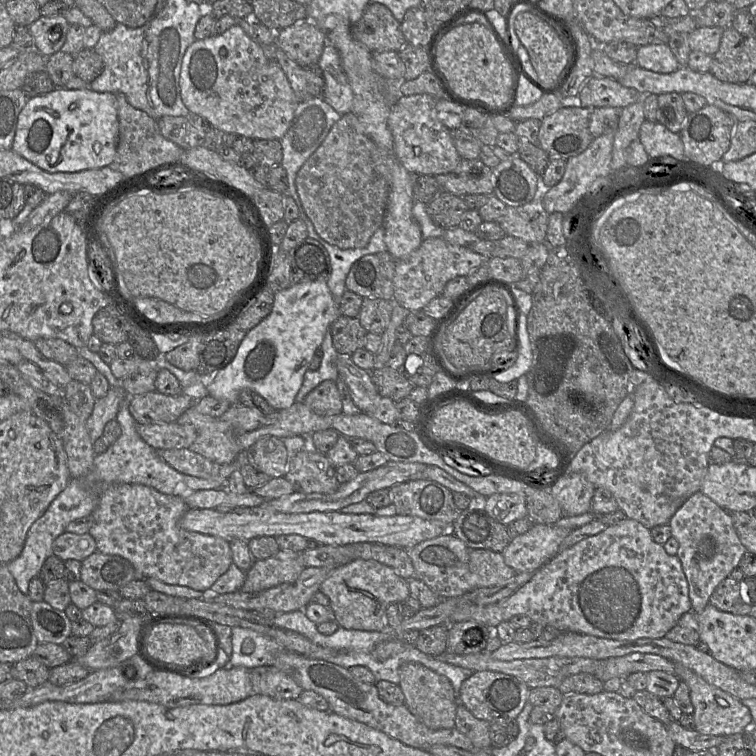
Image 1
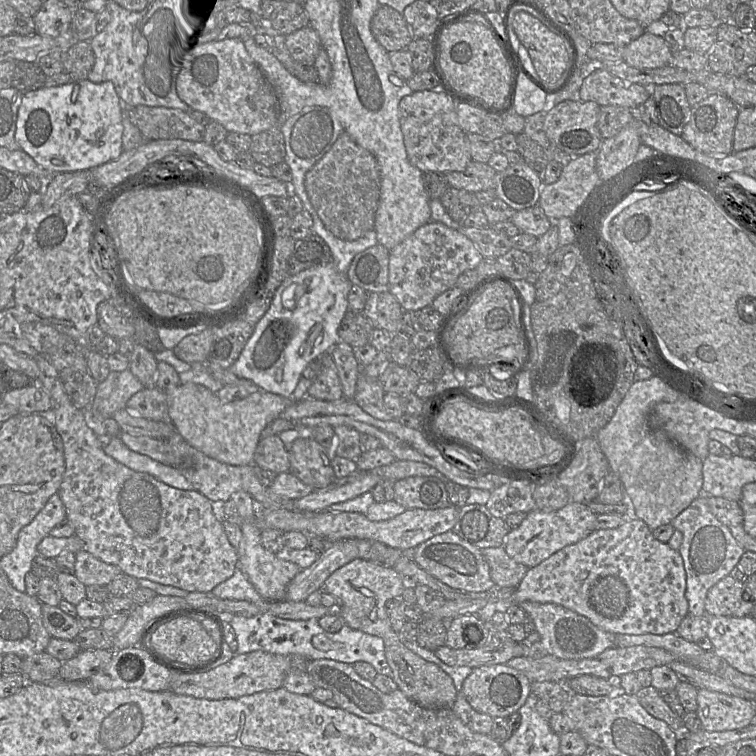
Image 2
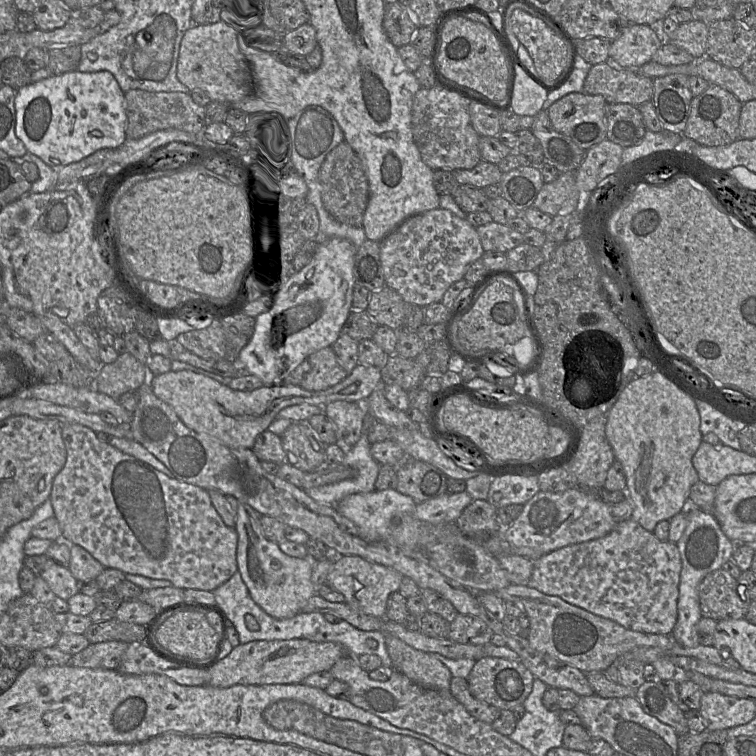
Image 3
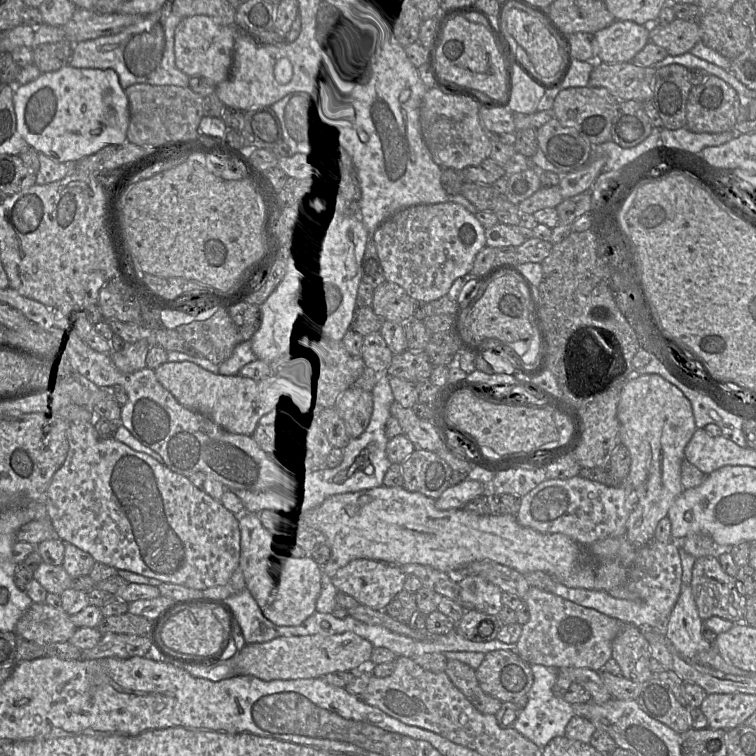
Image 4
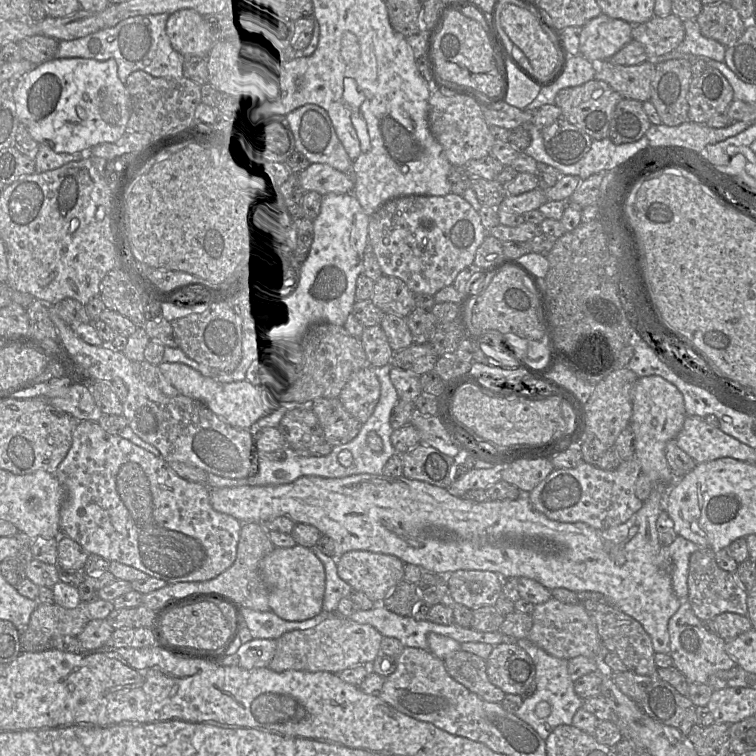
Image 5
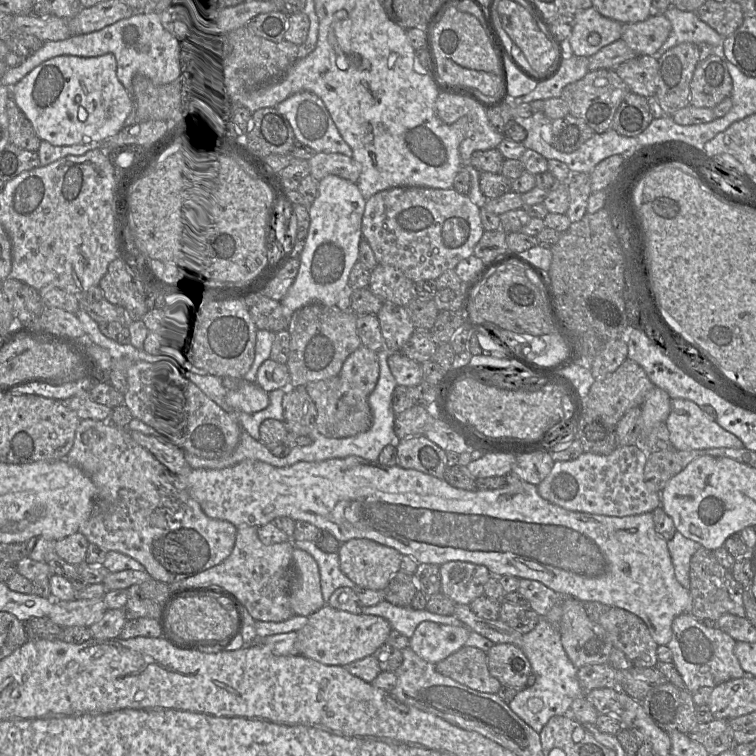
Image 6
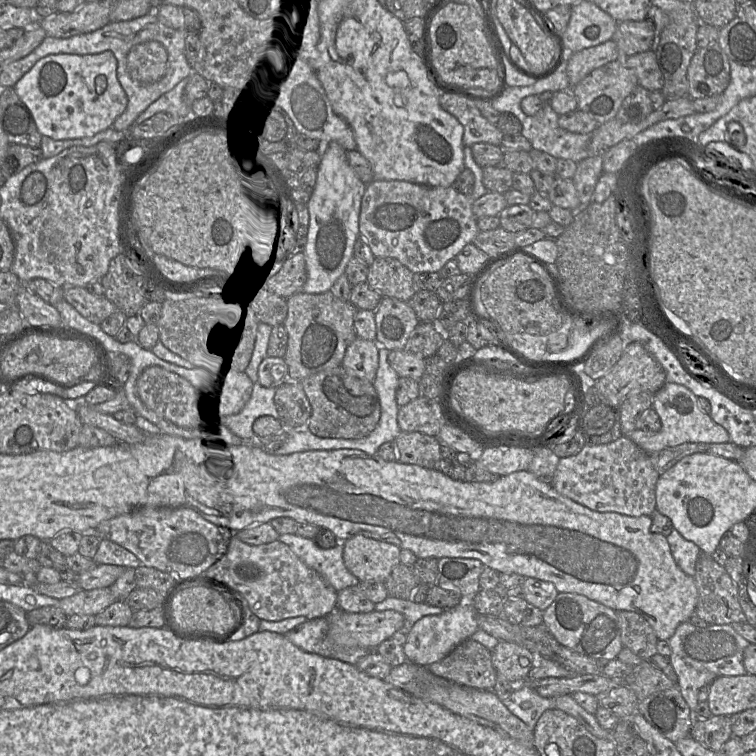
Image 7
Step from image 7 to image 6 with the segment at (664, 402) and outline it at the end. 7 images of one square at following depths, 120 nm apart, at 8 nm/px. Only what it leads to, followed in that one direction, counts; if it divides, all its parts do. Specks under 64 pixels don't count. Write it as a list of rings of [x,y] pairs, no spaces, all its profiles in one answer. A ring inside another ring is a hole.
[[[672,399],[666,420],[670,441],[677,450],[743,448],[743,442],[711,419],[695,402]]]

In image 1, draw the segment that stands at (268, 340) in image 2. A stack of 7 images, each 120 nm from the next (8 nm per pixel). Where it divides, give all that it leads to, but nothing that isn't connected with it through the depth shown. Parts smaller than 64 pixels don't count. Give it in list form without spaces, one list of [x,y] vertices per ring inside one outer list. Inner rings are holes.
[[[327,281],[296,283],[280,290],[274,294],[270,314],[247,332],[230,363],[215,374],[200,374],[200,382],[206,386],[208,395],[230,405],[239,403],[241,391],[252,390],[263,397],[274,410],[289,408],[296,402],[304,375],[321,347],[326,333],[339,317],[339,302],[331,293]]]

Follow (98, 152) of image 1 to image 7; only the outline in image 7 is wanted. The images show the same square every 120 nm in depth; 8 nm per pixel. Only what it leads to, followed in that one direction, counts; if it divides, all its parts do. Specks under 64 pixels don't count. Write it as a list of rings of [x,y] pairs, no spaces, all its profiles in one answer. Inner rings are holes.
[[[111,51],[47,55],[13,88],[31,112],[40,134],[53,140],[92,137],[111,127],[128,103],[117,78],[117,60]]]

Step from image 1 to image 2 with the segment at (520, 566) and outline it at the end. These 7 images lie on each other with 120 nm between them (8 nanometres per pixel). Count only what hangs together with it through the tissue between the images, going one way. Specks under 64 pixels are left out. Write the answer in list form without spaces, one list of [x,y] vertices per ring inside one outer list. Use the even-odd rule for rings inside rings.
[[[570,501],[555,511],[533,509],[522,523],[510,530],[504,540],[503,548],[516,562],[532,568],[567,545],[574,544],[595,530],[597,514],[587,504]]]

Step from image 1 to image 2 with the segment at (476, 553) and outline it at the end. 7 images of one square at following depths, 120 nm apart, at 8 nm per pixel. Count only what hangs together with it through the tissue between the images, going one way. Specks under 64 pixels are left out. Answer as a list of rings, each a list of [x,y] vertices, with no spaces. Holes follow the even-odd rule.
[[[503,546],[484,548],[482,554],[489,564],[491,579],[501,590],[515,589],[528,570],[513,560]]]

